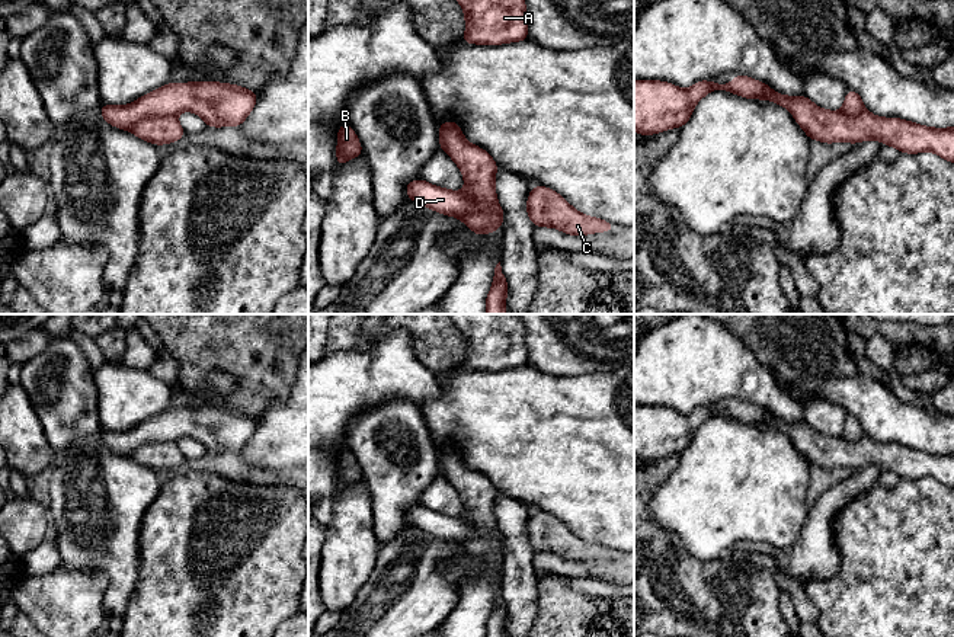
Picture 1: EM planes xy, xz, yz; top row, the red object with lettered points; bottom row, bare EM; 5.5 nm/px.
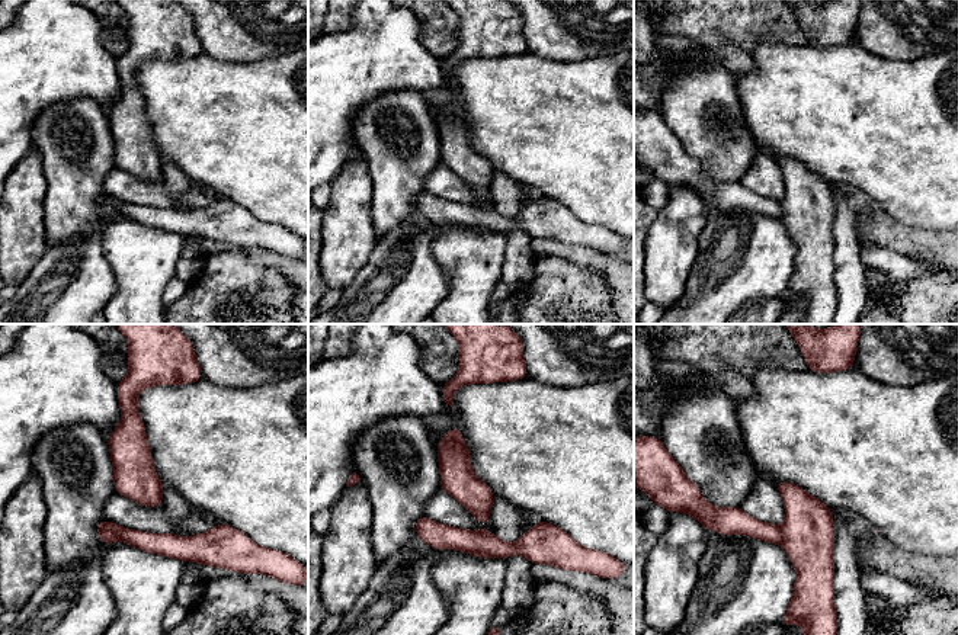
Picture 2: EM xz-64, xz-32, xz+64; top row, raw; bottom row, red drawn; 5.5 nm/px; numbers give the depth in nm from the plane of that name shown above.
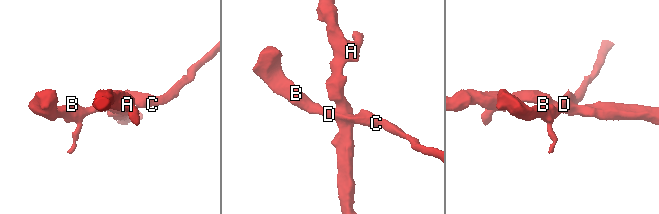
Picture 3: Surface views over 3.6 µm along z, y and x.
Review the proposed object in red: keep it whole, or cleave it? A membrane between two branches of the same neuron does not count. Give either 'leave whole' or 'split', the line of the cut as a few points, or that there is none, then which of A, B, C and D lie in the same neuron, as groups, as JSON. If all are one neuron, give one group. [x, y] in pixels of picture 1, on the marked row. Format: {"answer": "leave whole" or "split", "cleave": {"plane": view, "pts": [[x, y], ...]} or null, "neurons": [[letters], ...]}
{"answer": "split", "cleave": {"plane": "xy", "pts": [[173, 115], [146, 117], [130, 130]]}, "neurons": [["A"], ["B", "C", "D"]]}

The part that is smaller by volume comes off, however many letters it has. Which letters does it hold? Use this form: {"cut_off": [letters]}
{"cut_off": ["B", "C", "D"]}

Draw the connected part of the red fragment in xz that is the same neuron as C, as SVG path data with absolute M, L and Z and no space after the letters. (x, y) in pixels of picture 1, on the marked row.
M545 186L531 188L526 212L535 227L558 228L570 236L615 231L615 225L576 211L561 195Z

